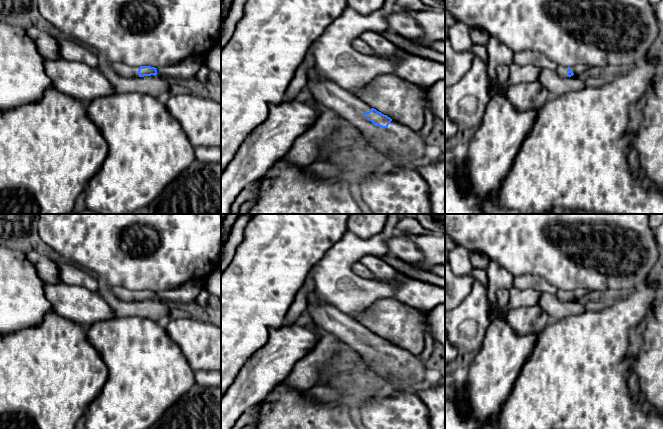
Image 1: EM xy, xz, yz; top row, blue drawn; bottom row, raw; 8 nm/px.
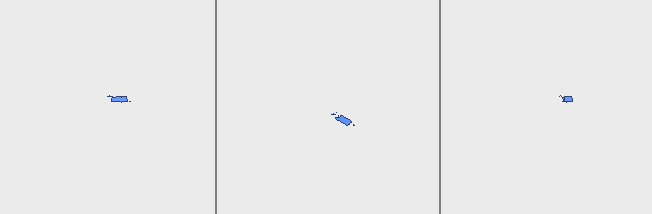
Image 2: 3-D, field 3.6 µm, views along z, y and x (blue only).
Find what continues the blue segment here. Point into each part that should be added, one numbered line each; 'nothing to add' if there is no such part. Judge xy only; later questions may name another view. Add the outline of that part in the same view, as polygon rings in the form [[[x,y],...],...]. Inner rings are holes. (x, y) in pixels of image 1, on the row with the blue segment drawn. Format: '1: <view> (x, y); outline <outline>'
1: xy (122, 69); outline [[[116,62],[109,63],[111,68],[120,76],[127,78],[138,78],[138,70],[140,66],[128,66],[125,63]]]

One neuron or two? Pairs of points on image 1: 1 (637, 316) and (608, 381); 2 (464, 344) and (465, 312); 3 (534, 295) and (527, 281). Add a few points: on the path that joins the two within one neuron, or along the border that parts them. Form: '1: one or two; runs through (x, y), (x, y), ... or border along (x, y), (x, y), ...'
1: one; runs through (620, 330), (608, 342), (608, 364)
2: one; runs through (456, 336), (455, 322), (457, 320)
3: two; border along (513, 286), (519, 289), (534, 288), (541, 292)

